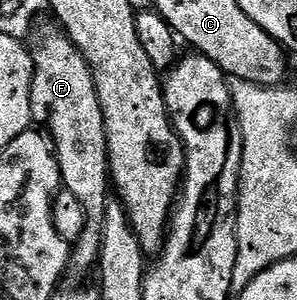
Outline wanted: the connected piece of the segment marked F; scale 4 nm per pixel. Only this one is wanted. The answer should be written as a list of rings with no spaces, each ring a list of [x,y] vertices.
[[[42,22],[29,35],[31,59],[35,65],[35,75],[31,81],[31,117],[36,123],[47,125],[45,130],[55,148],[62,189],[73,192],[73,196],[81,200],[81,208],[87,217],[81,236],[72,245],[66,272],[68,279],[83,280],[99,264],[105,208],[109,201],[107,190],[109,194],[112,189],[105,120],[93,72],[85,56],[71,43],[71,38],[58,22]]]

